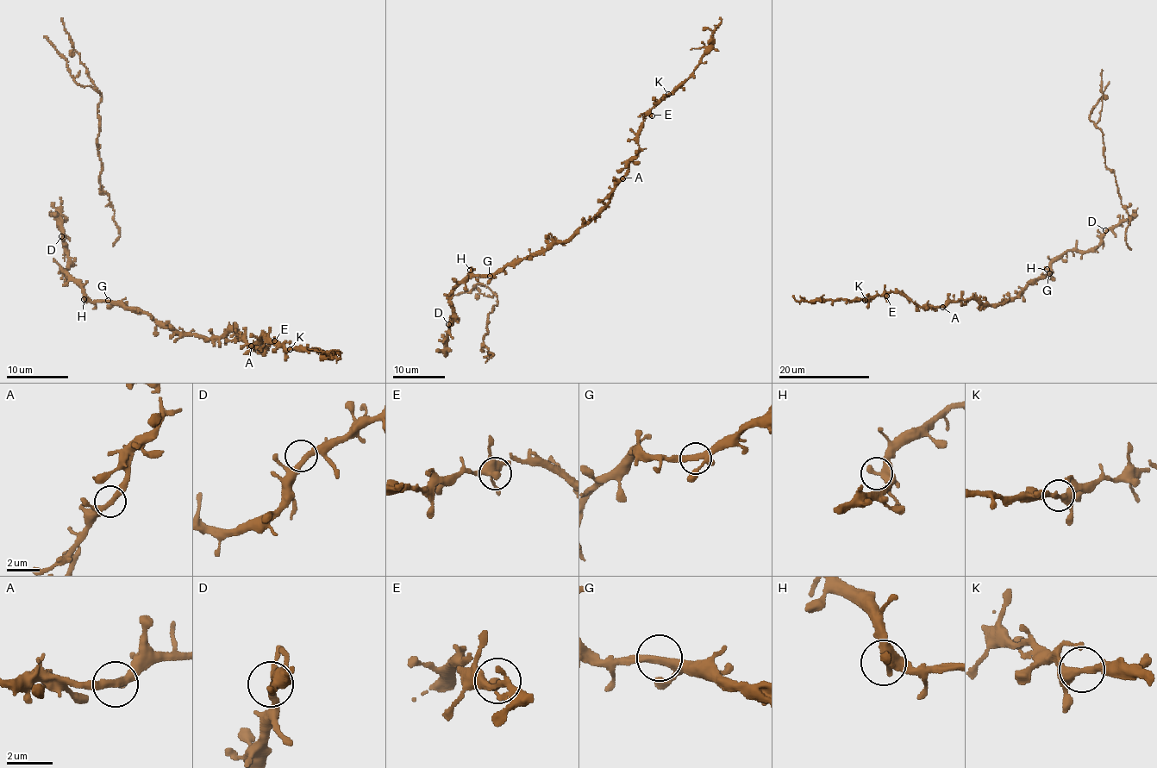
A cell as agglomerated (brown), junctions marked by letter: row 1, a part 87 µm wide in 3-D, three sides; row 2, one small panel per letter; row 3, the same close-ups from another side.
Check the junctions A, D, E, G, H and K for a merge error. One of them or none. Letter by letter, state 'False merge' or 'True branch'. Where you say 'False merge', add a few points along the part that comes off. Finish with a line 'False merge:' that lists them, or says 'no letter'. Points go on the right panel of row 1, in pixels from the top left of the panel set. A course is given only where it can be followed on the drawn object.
A: True branch
D: True branch
E: True branch
G: True branch
H: True branch
K: True branch
False merge: no letter

